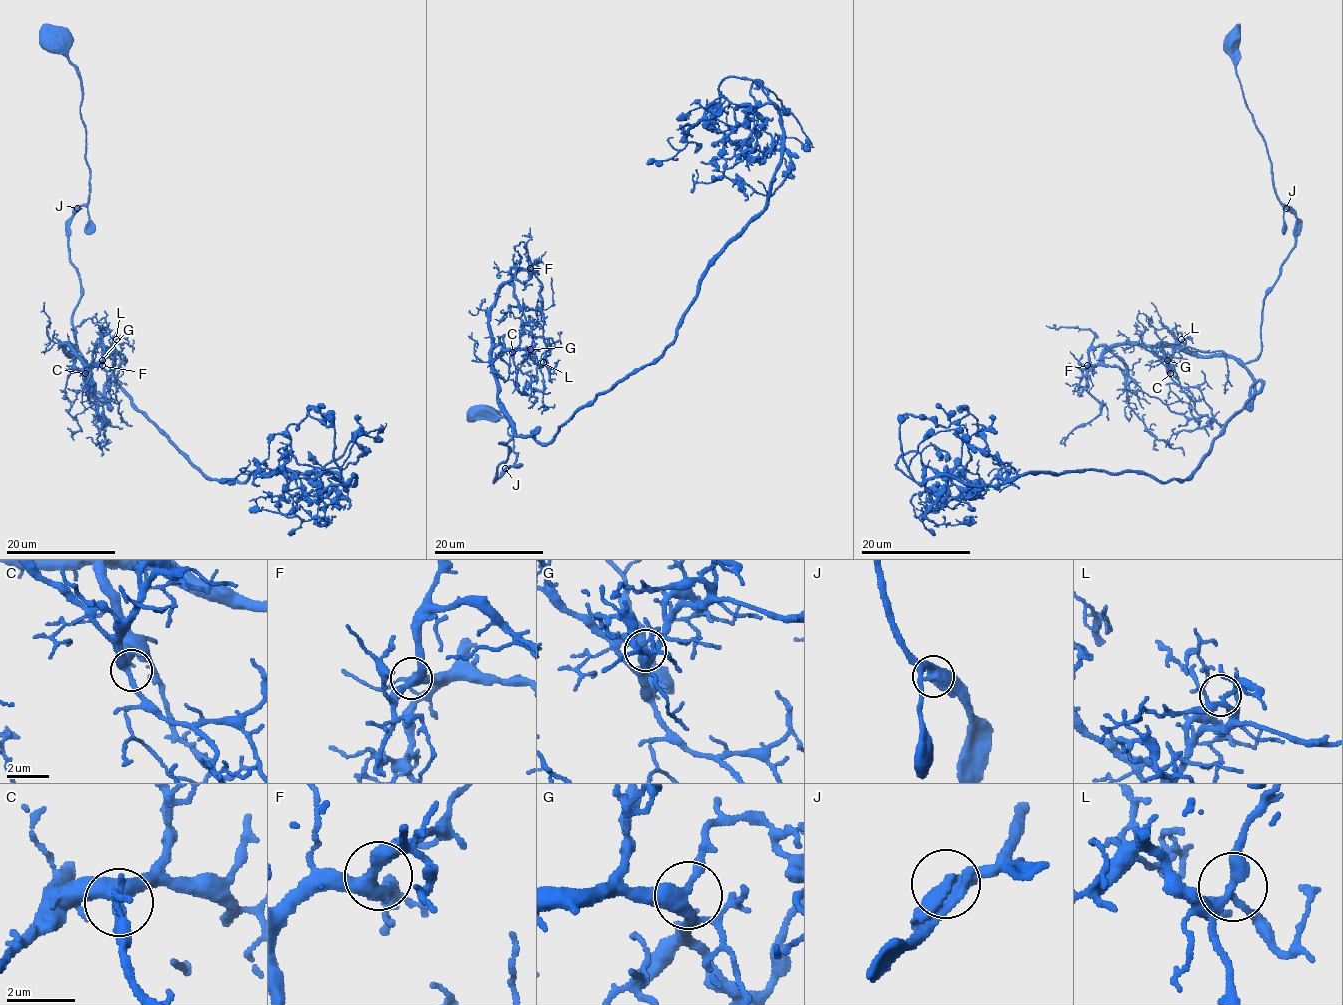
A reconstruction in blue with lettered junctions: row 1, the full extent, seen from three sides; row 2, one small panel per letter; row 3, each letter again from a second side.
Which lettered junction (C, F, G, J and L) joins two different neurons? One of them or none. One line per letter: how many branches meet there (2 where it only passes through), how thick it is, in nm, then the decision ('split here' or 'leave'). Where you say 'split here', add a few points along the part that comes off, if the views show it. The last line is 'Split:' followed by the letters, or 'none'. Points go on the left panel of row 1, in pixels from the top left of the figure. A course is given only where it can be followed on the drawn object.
C: branches 3; calibre 360 nm; leave
F: branches 3; calibre 360 nm; leave
G: branches 3; calibre 320 nm; leave
J: branches 3; calibre 360 nm; leave
L: branches 3; calibre 240 nm; leave
Split: none

